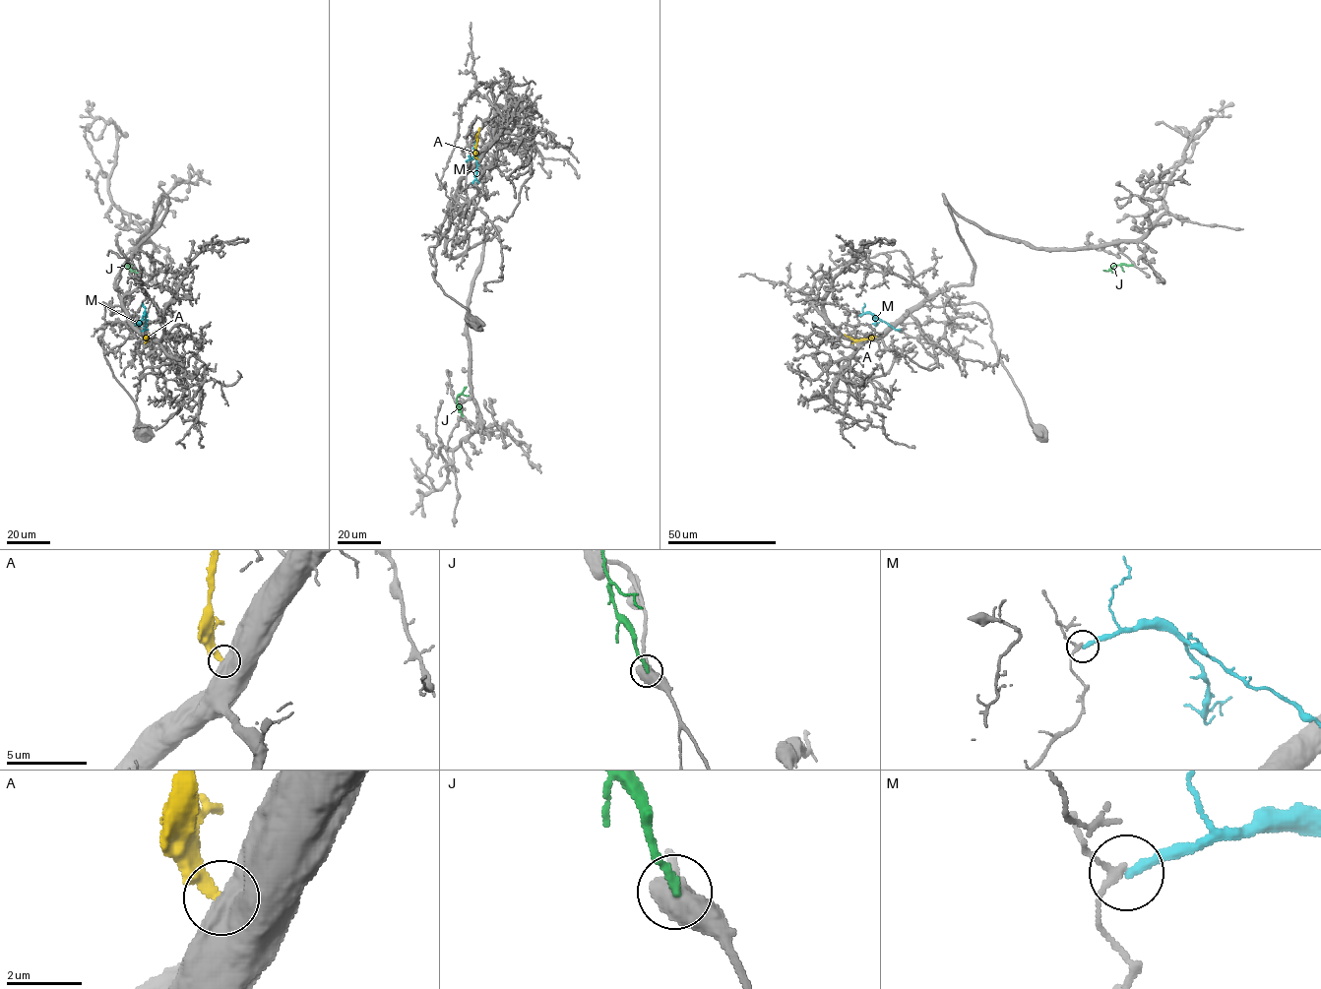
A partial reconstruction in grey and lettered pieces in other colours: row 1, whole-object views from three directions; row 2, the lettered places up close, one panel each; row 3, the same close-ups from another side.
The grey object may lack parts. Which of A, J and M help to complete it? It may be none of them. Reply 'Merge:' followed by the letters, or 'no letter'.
Merge: no letter

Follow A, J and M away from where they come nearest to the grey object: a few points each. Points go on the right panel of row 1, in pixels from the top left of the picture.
A: (875, 337), (852, 339), (844, 334)
J: (1132, 265), (1114, 265), (1109, 271), (1103, 270)
M: (858, 316), (871, 313), (900, 331)

